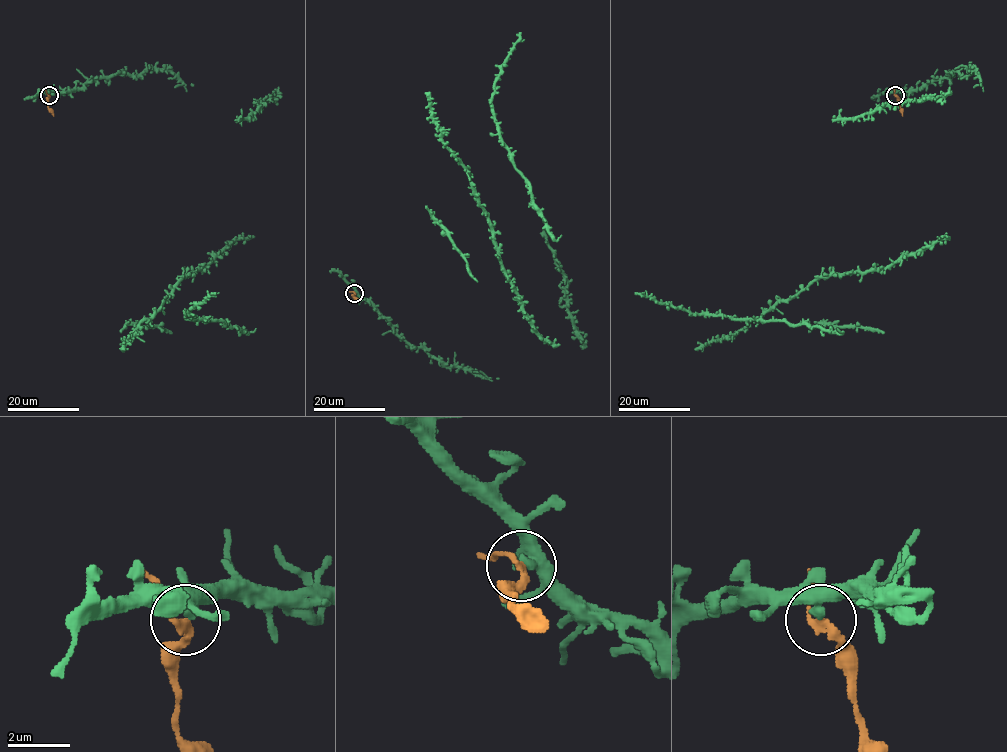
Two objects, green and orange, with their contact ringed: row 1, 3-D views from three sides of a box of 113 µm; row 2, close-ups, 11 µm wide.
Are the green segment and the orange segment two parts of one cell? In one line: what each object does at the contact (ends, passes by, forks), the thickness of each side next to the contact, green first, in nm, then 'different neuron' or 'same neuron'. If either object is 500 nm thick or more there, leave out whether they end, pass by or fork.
green passes by; orange passes by; 240 nm thick on the green side, 200 nm on the other; different neuron

